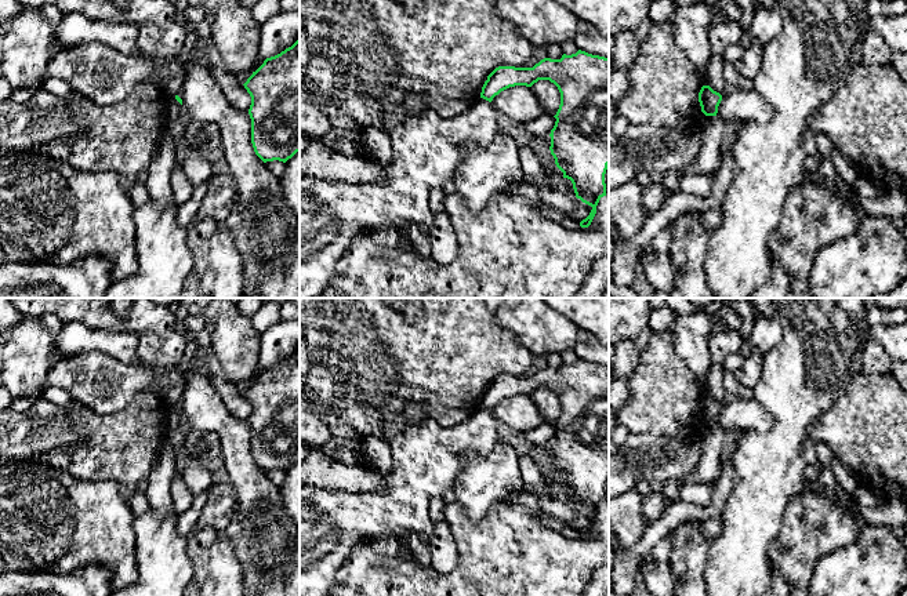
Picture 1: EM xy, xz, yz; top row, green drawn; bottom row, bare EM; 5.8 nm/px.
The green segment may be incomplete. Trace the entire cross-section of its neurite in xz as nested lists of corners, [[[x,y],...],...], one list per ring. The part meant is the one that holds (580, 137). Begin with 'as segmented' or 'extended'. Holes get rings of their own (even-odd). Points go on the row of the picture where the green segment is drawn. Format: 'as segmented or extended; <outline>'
as segmented; [[[578,50],[572,55],[563,54],[560,59],[544,58],[533,68],[498,66],[487,76],[480,98],[491,102],[496,95],[509,87],[531,87],[538,80],[549,80],[560,92],[560,105],[554,116],[556,121],[549,134],[549,150],[556,167],[563,172],[563,178],[572,181],[576,197],[592,207],[589,215],[580,222],[581,228],[588,228],[596,214],[599,200],[606,196],[605,174],[609,166],[609,58]]]

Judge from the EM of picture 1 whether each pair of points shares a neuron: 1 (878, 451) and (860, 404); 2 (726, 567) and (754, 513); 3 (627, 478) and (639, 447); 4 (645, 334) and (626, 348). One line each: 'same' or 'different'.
1: same
2: same
3: same
4: same

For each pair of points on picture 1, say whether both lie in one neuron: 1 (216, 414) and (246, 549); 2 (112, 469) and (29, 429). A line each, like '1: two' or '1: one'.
1: one
2: one

